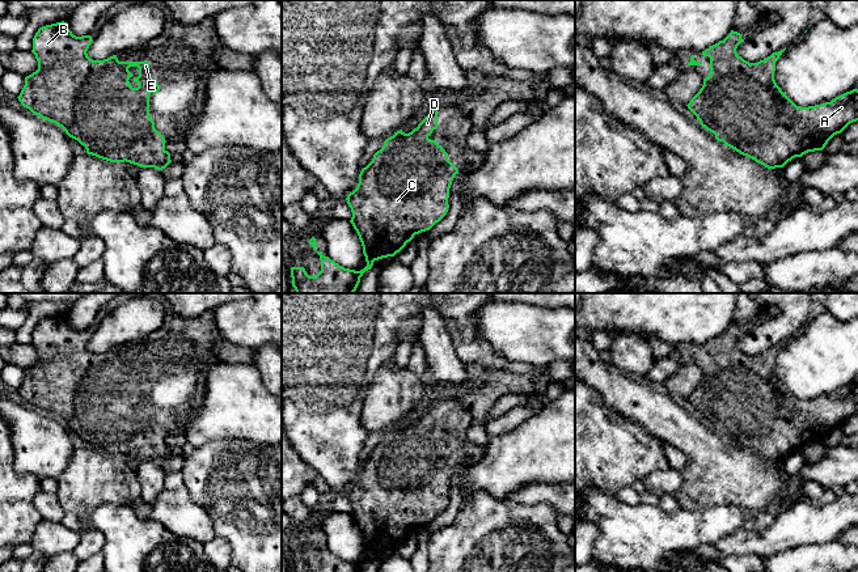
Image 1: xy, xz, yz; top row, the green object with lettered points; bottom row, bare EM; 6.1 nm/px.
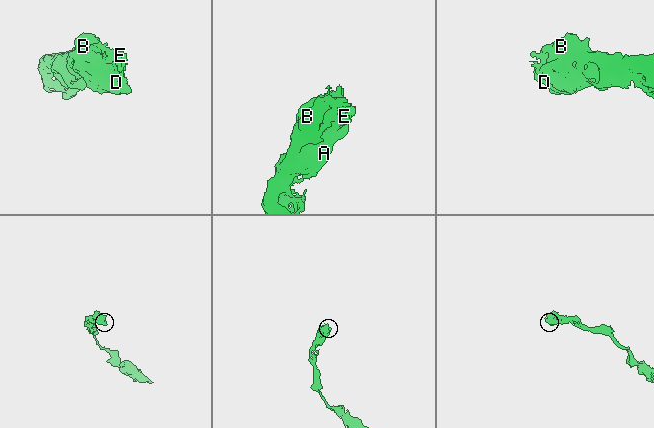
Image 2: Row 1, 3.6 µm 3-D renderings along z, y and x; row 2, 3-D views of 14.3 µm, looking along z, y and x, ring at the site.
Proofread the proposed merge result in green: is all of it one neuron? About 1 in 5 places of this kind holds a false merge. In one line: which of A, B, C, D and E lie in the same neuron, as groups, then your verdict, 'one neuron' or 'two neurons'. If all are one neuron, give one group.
groups A B C D E; one neuron

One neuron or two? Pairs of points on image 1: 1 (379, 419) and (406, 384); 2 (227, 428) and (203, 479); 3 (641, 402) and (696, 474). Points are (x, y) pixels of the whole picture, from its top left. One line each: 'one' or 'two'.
1: one
2: two
3: one

